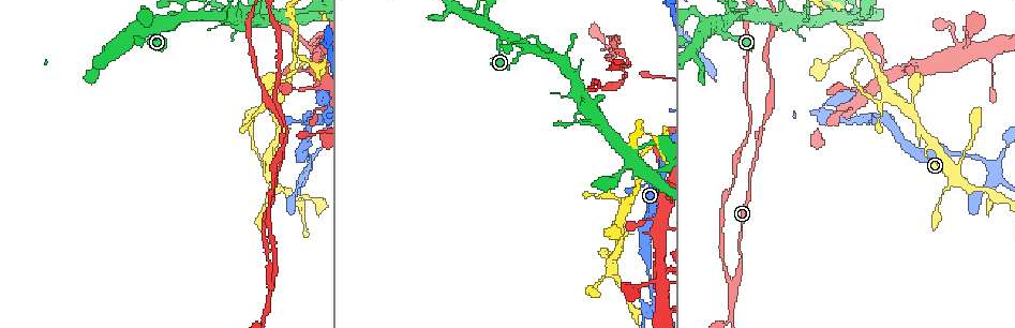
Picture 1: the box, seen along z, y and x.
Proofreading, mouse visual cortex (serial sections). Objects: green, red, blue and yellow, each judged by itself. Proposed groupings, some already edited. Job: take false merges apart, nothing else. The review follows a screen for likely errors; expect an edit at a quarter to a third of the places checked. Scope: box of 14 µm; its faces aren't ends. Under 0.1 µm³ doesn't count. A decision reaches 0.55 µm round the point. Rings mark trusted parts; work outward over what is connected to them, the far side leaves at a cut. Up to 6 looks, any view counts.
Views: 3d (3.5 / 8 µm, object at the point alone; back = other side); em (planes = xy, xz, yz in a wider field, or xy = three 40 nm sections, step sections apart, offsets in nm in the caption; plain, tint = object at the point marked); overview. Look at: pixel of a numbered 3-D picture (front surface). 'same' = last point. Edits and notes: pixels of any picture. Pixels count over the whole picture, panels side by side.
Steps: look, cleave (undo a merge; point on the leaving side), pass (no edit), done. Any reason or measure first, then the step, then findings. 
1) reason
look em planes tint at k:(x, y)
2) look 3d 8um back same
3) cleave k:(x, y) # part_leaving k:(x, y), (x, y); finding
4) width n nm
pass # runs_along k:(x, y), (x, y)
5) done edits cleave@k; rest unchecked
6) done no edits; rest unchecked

four or more arms meet
look 3d 3.5um at 1:(991, 167)

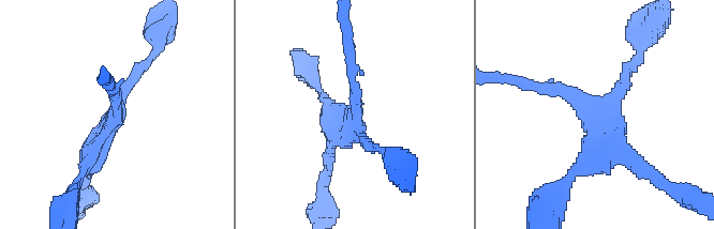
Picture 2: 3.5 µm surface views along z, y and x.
arms 4; arm_widths 150, 200, 200, 300 nm; shape alone is not enough
look em xy step 2 tint at 2:(115, 116)

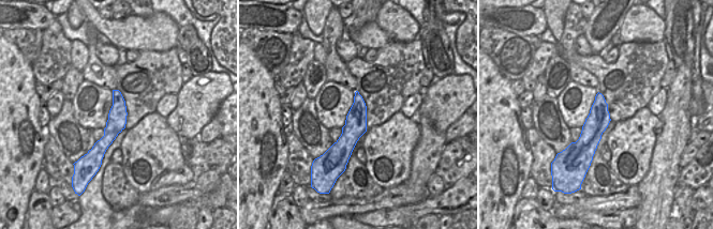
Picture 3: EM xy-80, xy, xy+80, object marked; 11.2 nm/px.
pass # runs_along 3:(116, 92), (117, 121), (95, 157); continuous, no second cell

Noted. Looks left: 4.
two arms in line, one across
look 3d 3.5um back at 1:(623, 206)

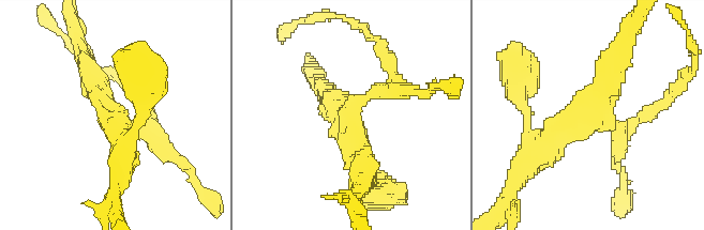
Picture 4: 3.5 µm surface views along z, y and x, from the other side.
look em xy step 3 tint at 4:(349, 120)

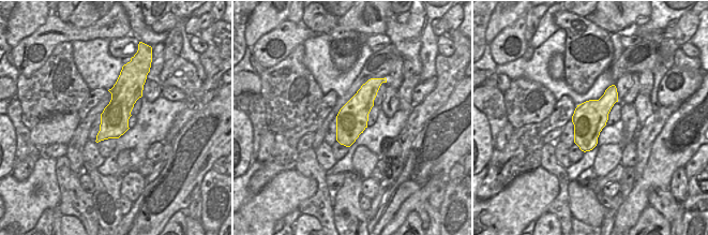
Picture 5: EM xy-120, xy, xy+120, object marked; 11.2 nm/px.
look em xy step 2 tint same

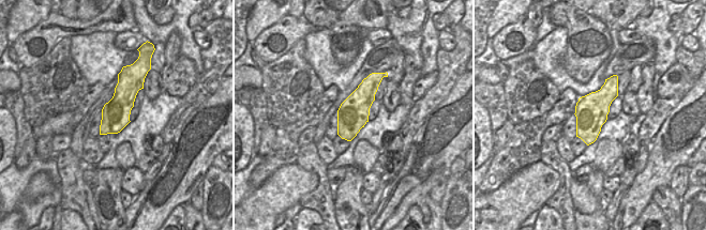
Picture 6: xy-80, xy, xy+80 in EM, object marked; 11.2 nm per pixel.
arm_widths 150, 300, 400 nm
cleave 4:(648, 114) # part_leaving 4:(617, 124), (647, 114), (680, 81); a second cell is stuck on

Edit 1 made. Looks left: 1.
done edits cleave@4; rest unchecked

